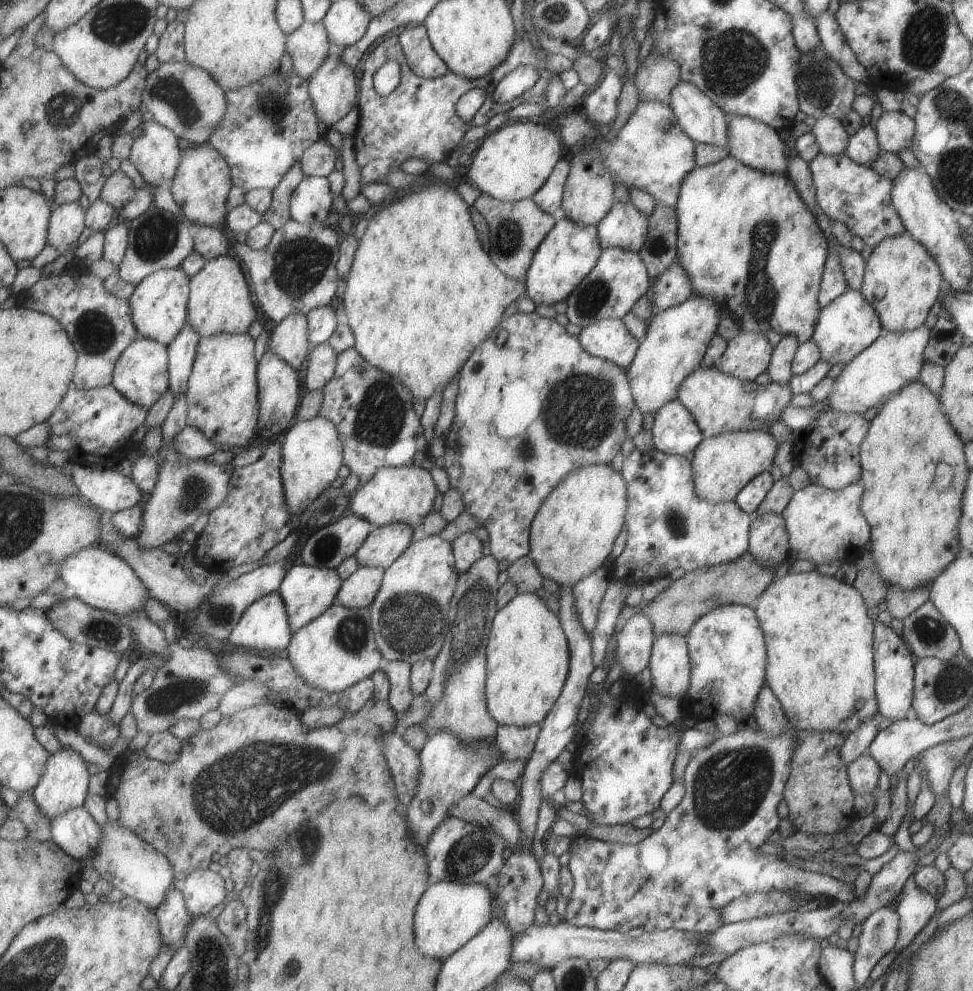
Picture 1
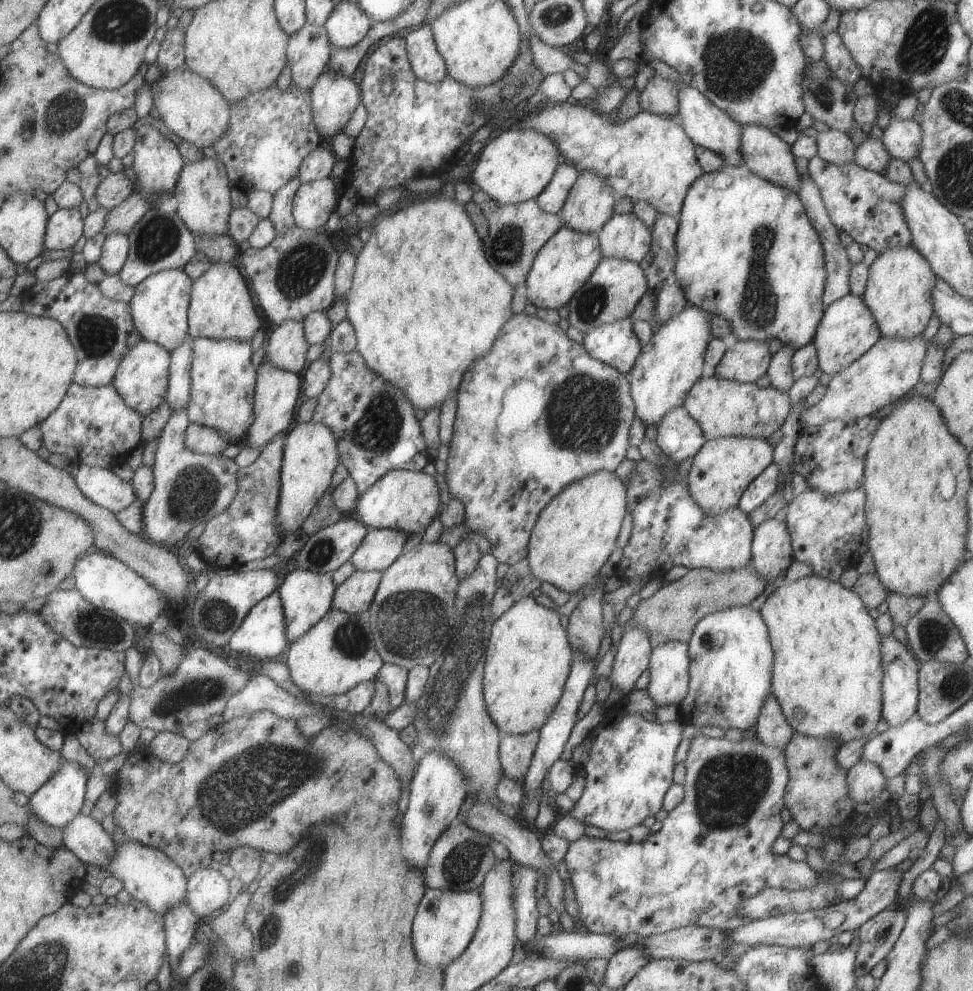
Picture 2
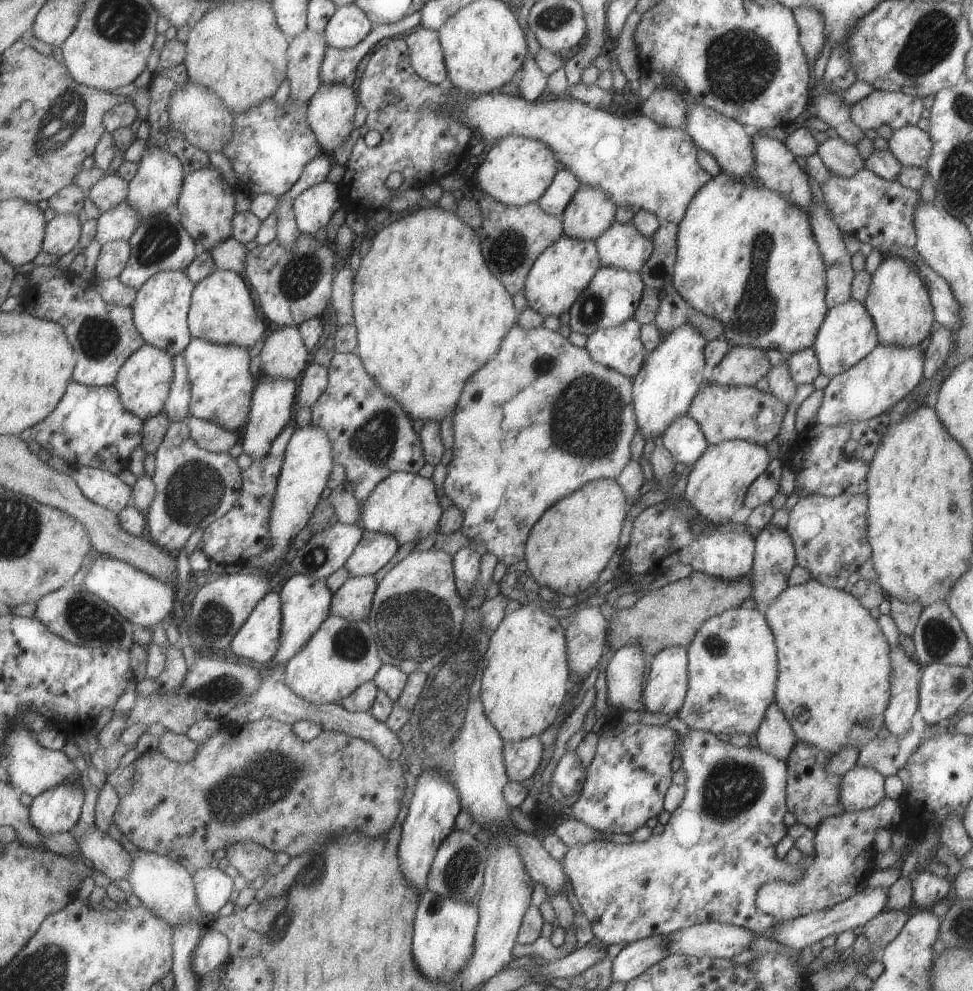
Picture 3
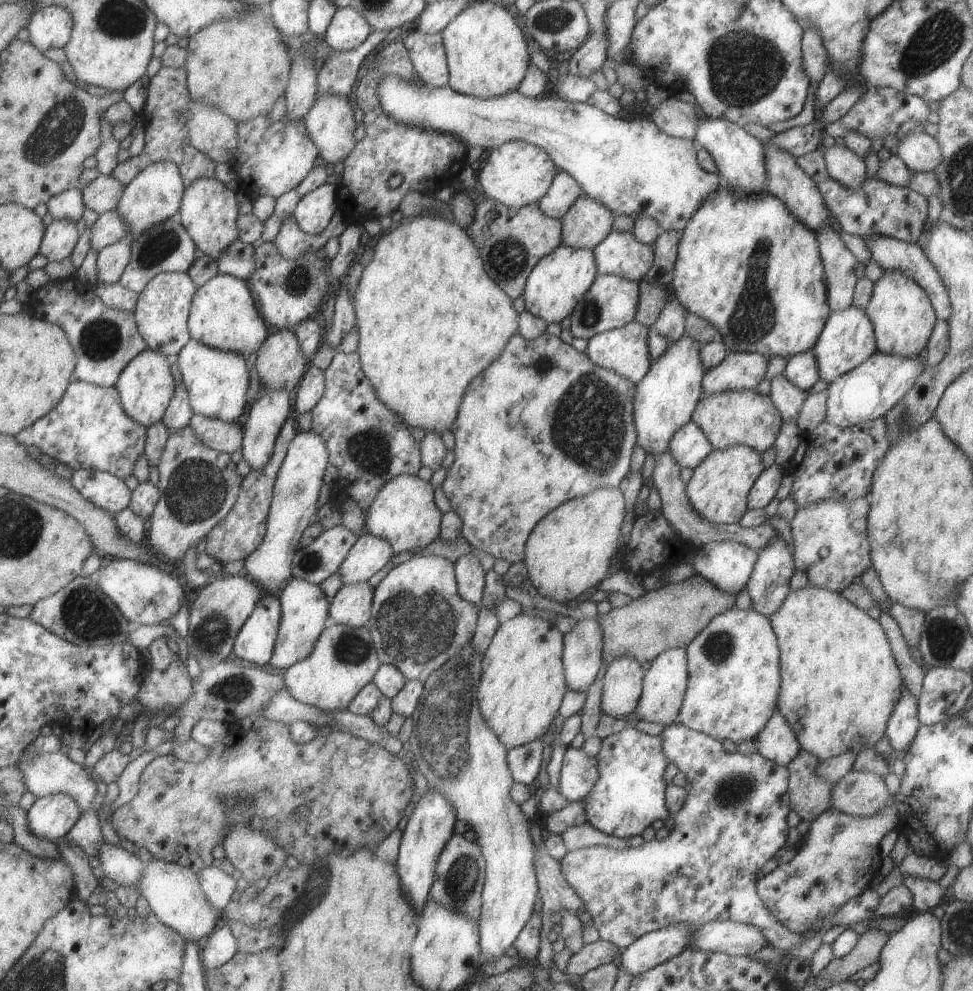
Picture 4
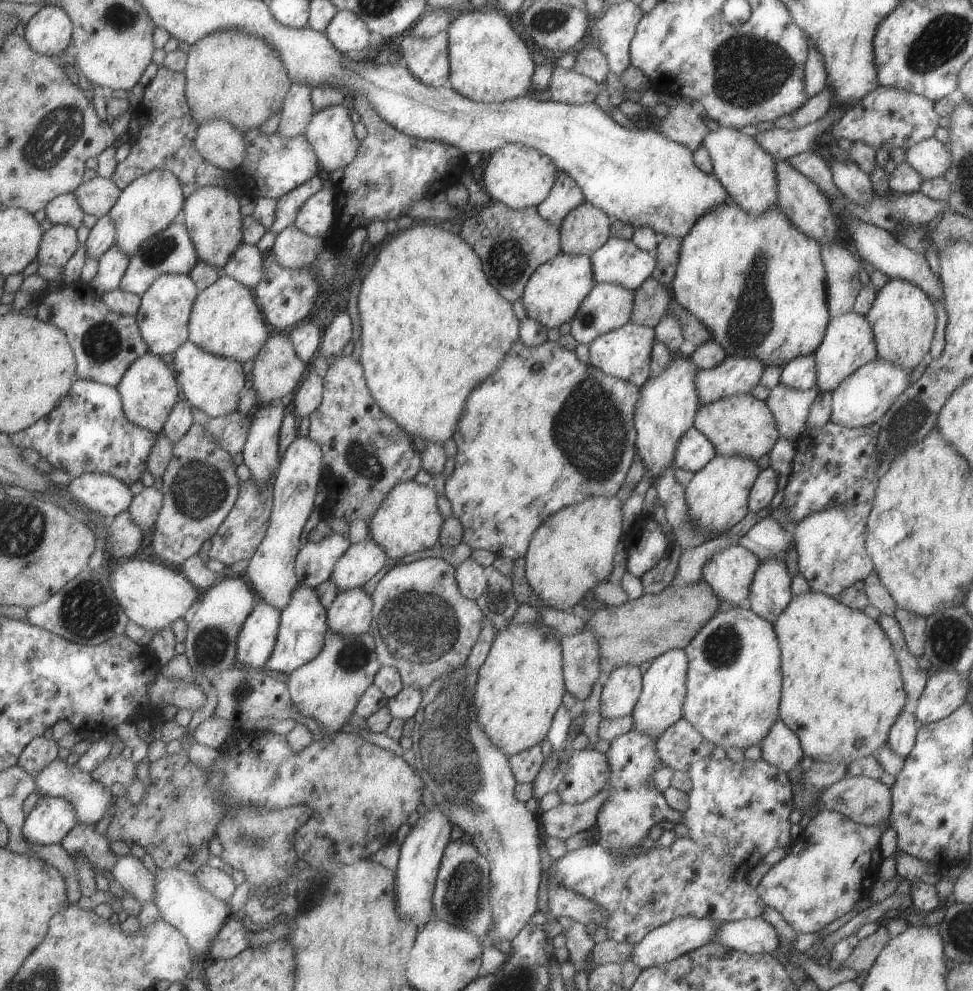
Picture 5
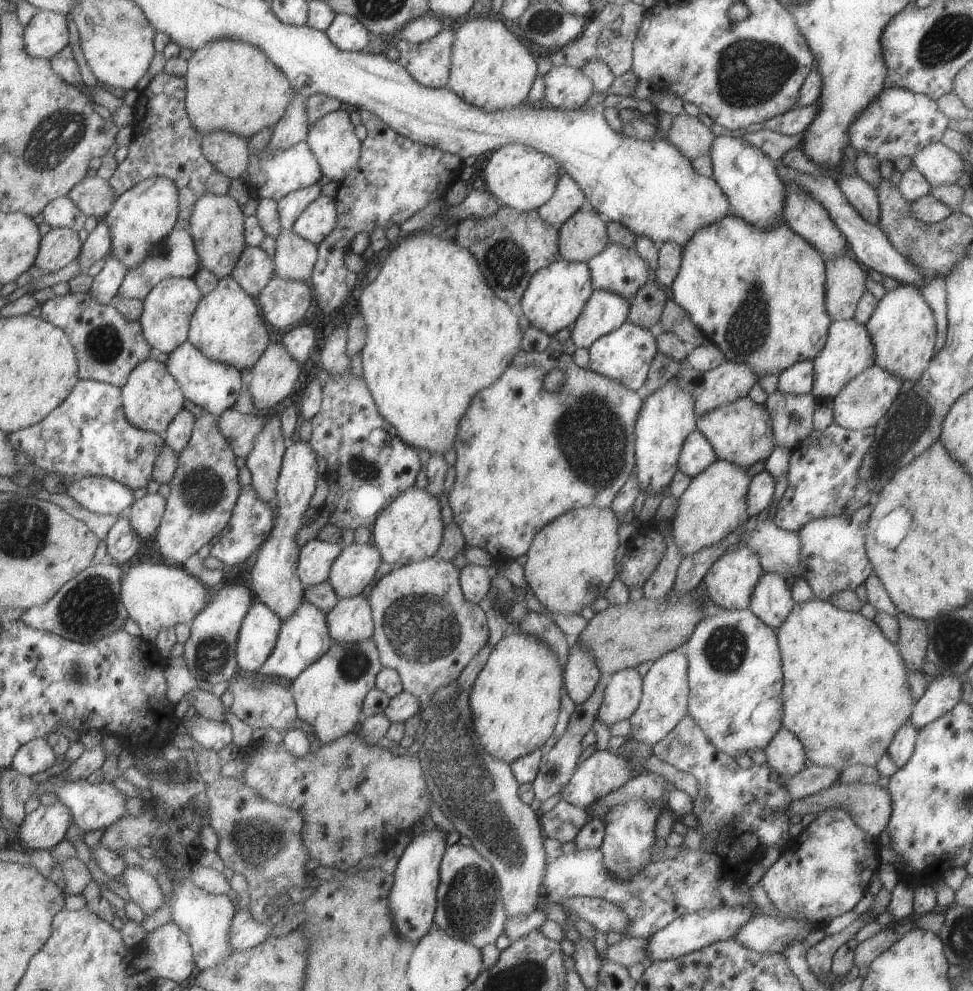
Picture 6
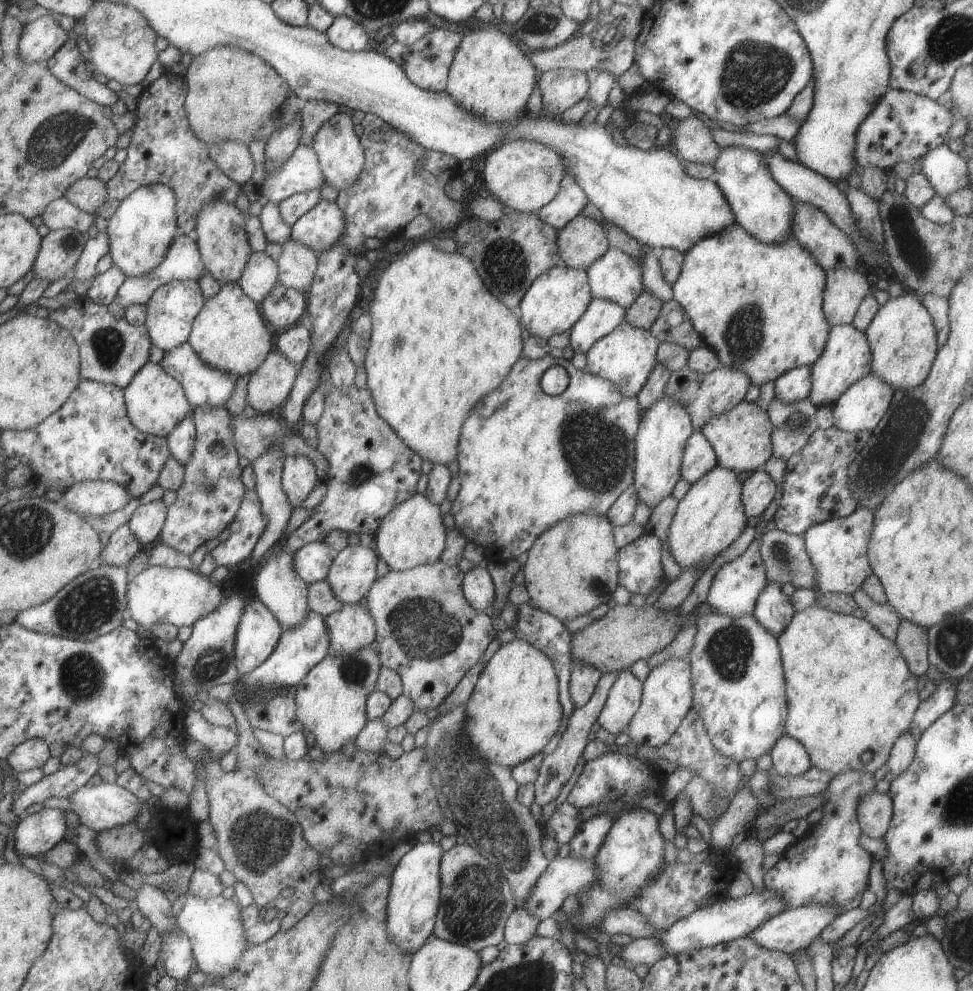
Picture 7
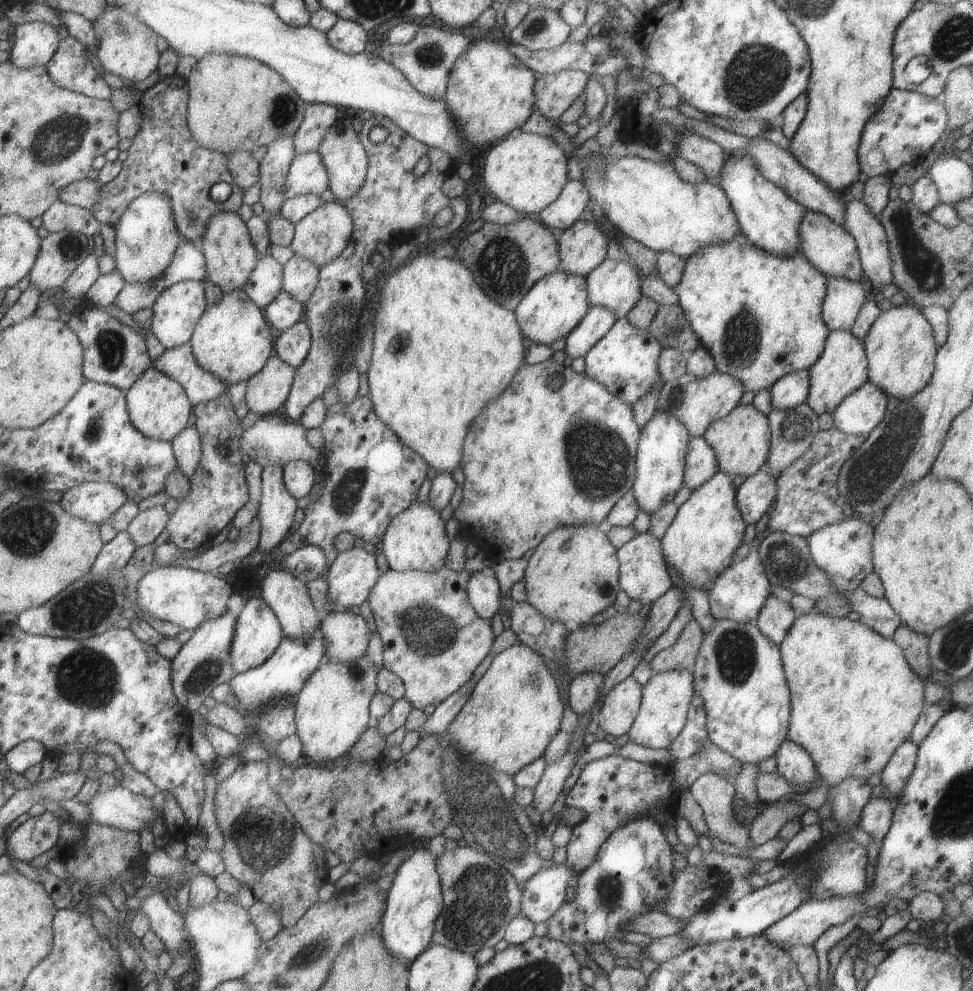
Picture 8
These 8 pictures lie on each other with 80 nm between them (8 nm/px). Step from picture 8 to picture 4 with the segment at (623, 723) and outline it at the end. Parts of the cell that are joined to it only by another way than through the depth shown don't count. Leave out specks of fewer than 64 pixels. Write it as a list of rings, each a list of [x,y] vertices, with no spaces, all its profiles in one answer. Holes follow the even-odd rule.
[[[627,655],[613,659],[602,671],[601,710],[619,720],[635,710],[644,671],[637,660]]]

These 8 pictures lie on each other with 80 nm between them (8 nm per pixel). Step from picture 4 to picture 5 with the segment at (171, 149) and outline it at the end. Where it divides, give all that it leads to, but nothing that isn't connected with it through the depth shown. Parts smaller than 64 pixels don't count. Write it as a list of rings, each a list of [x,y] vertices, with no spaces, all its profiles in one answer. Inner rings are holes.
[[[161,66],[157,69],[153,79],[144,86],[142,99],[138,102],[138,105],[133,108],[135,112],[135,118],[138,122],[138,133],[134,141],[129,142],[130,151],[125,159],[116,164],[111,180],[113,184],[123,190],[132,180],[135,180],[138,176],[143,176],[145,173],[155,169],[165,169],[171,172],[173,176],[179,181],[181,186],[182,197],[184,200],[197,188],[204,187],[205,185],[210,187],[225,187],[225,178],[227,172],[213,166],[210,162],[207,162],[198,152],[194,145],[194,138],[196,128],[198,127],[196,122],[192,119],[187,106],[185,96],[185,77],[184,73],[176,73],[167,70]]]

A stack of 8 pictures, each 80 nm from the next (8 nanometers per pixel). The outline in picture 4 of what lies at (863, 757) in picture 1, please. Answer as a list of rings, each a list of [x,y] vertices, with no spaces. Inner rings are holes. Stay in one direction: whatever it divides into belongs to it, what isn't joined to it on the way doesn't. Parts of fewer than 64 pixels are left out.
[[[850,769],[832,786],[829,802],[833,813],[867,817],[888,806],[890,798],[883,777]]]

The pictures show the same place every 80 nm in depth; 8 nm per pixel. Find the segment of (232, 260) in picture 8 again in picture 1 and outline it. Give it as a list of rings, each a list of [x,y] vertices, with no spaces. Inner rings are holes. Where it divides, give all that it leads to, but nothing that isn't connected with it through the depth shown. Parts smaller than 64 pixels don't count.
[[[194,146],[194,148],[181,150],[179,164],[168,187],[181,214],[189,223],[224,229],[224,218],[227,212],[225,199],[231,186],[229,167],[225,159],[213,147]]]

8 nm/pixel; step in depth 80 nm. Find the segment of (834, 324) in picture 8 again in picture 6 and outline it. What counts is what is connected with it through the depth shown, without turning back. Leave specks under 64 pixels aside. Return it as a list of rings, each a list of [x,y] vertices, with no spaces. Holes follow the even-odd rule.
[[[851,254],[824,262],[825,310],[831,321],[851,319],[861,295],[865,292],[866,273]]]

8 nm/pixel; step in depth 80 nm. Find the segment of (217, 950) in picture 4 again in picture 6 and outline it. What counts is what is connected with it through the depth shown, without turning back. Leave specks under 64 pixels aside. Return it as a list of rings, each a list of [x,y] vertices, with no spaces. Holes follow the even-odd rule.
[[[245,905],[234,912],[230,926],[230,940],[233,951],[242,951],[263,942],[270,934],[274,919],[258,923]]]

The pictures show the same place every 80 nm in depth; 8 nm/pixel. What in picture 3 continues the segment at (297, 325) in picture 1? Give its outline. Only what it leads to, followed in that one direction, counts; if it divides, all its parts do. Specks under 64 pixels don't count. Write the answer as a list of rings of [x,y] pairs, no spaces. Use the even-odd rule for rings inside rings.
[[[281,327],[269,334],[258,353],[265,377],[295,380],[310,362],[297,327]]]

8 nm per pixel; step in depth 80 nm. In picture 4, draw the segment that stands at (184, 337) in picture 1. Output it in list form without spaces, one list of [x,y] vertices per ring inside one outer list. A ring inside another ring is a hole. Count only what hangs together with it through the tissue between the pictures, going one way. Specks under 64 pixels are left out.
[[[171,362],[171,368],[175,370],[175,378],[177,378],[177,387],[174,388],[174,395],[171,397],[170,403],[161,417],[161,422],[166,426],[166,429],[172,433],[188,425],[191,415],[194,413],[191,410],[187,391],[183,386],[182,380],[179,380],[178,366]]]

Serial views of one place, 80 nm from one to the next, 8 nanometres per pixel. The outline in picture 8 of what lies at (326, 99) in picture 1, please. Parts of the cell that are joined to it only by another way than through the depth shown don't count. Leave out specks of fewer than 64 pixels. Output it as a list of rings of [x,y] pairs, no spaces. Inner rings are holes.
[[[349,118],[330,126],[317,150],[328,174],[328,189],[334,200],[342,205],[349,200],[363,184],[366,177],[368,160],[358,134],[353,131]]]

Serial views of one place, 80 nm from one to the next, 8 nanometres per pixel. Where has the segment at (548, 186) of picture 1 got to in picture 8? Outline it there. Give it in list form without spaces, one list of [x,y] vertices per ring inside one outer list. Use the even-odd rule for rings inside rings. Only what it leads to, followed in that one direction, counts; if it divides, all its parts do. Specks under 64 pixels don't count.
[[[567,180],[559,196],[549,206],[542,208],[536,217],[558,234],[578,220],[589,199],[590,196],[581,180]]]

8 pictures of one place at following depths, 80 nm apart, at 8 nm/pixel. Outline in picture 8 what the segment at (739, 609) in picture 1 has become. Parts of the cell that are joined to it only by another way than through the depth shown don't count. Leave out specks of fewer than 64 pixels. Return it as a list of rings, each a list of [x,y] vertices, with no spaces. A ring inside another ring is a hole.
[[[715,620],[713,628],[702,636],[691,670],[694,692],[700,696],[706,714],[708,739],[713,745],[742,763],[758,762],[774,756],[786,739],[790,719],[790,690],[785,680],[780,650],[753,623]]]

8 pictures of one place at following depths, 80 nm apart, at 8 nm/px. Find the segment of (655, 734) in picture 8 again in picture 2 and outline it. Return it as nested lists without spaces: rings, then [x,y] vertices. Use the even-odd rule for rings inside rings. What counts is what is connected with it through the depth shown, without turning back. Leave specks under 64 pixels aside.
[[[667,641],[651,649],[648,660],[650,679],[646,691],[655,707],[667,705],[679,707],[680,702],[688,694],[688,664],[688,643]]]

